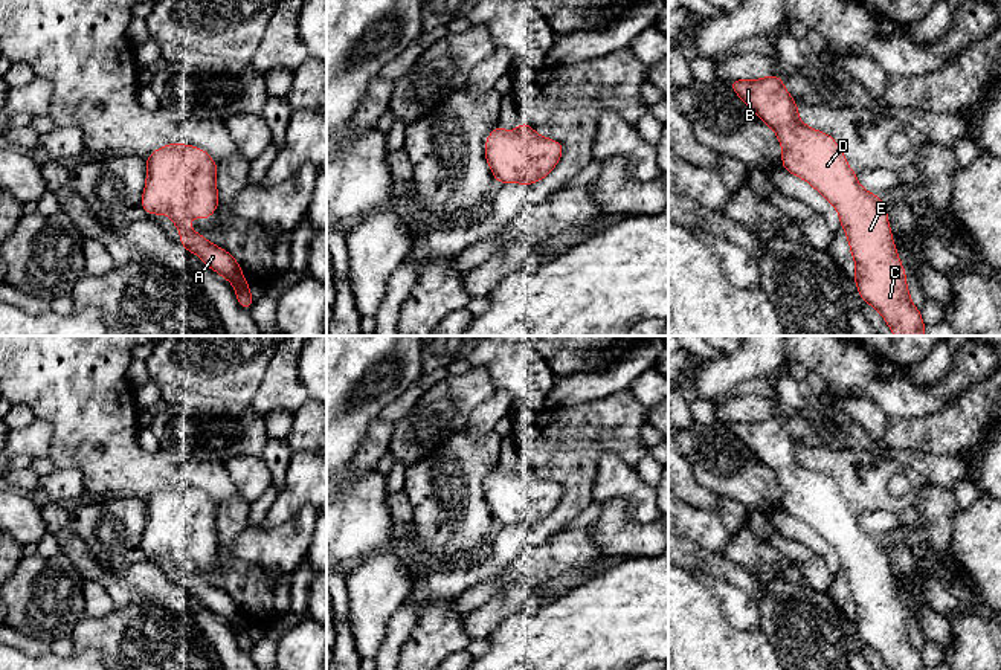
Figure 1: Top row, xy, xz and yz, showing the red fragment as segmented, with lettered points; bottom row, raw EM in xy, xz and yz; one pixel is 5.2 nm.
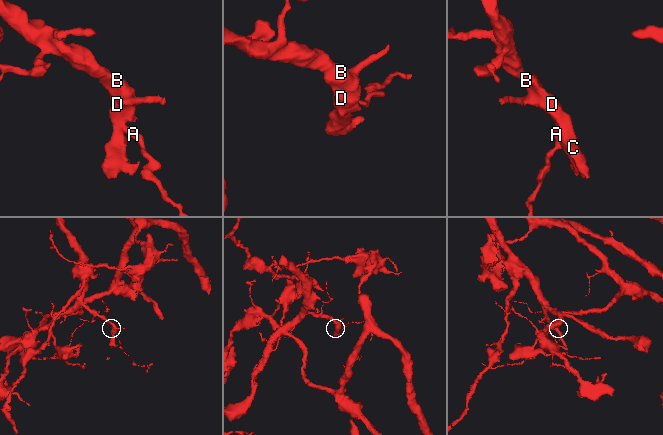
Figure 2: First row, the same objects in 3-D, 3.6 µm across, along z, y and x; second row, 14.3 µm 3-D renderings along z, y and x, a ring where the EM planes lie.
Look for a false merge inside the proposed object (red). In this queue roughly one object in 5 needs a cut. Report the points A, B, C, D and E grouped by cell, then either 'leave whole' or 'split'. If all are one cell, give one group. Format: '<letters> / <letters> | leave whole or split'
A B C D E | leave whole

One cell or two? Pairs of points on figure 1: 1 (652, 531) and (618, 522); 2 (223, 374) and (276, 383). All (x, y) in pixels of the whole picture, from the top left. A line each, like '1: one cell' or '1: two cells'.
1: one cell
2: two cells

